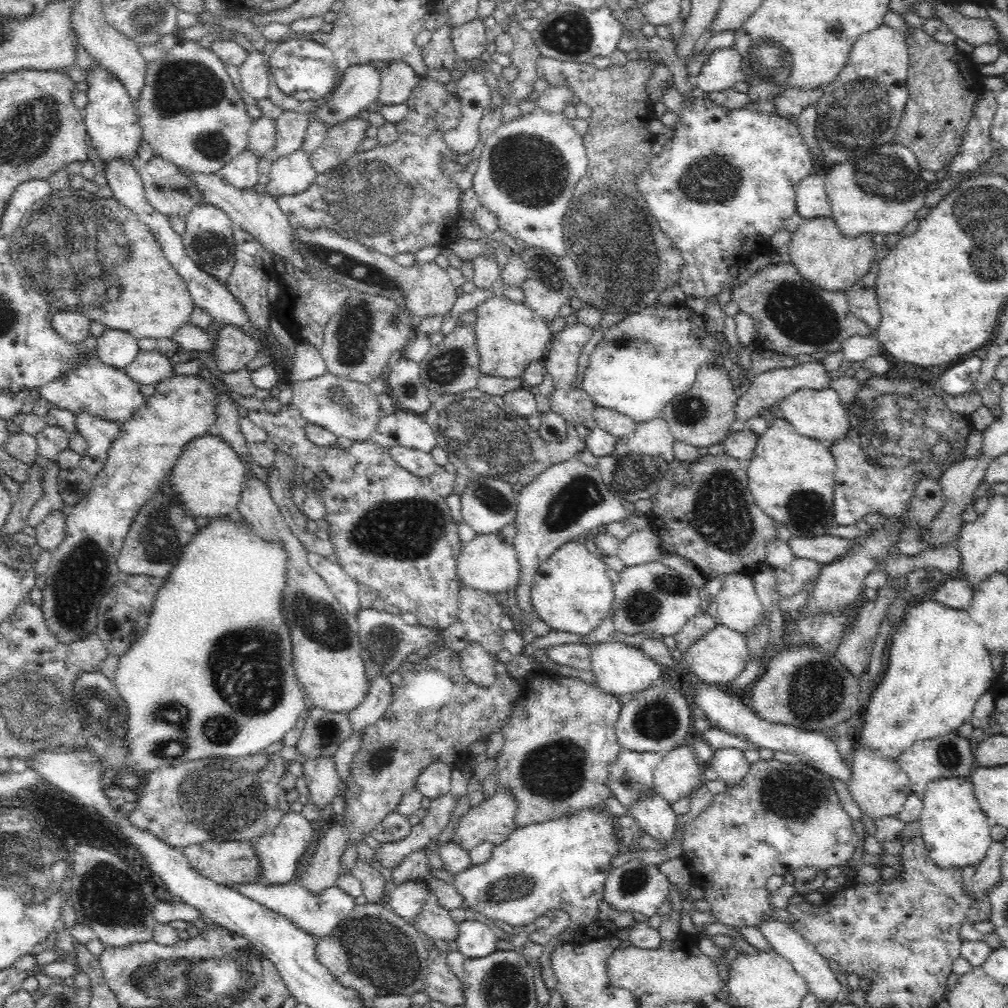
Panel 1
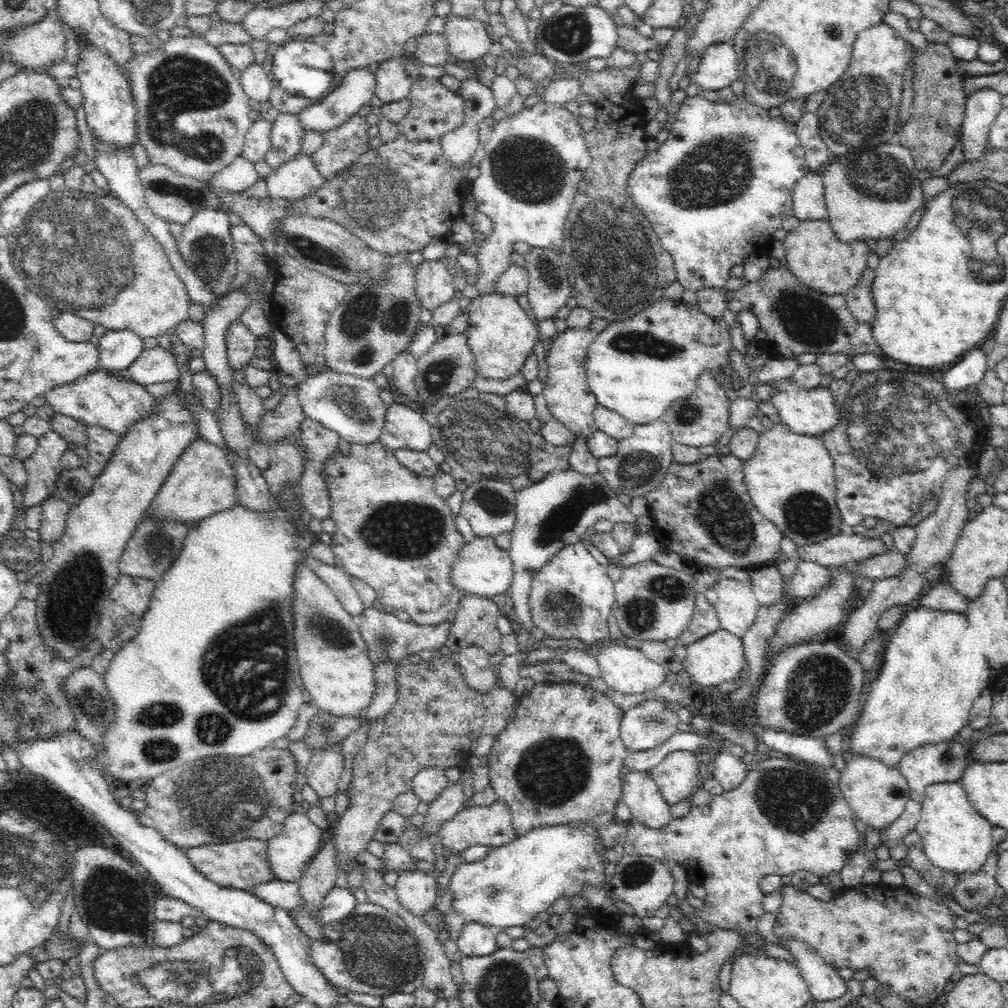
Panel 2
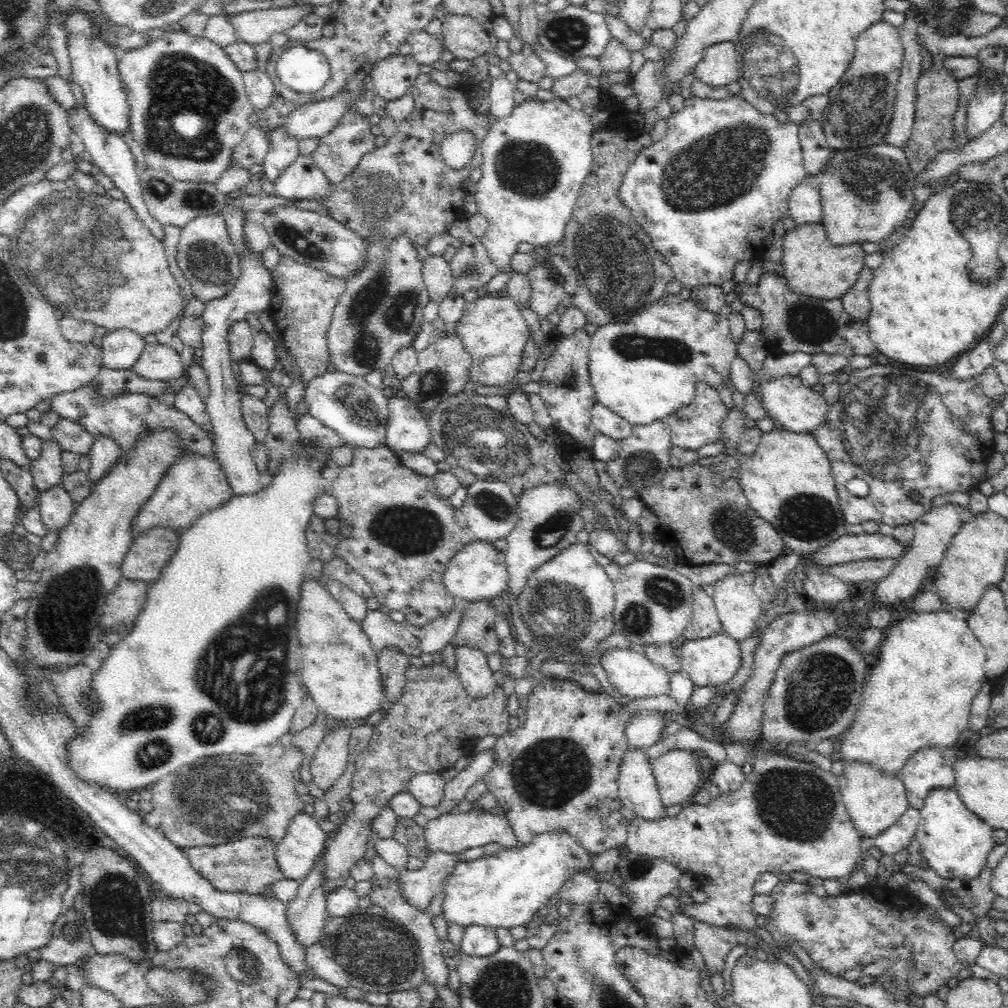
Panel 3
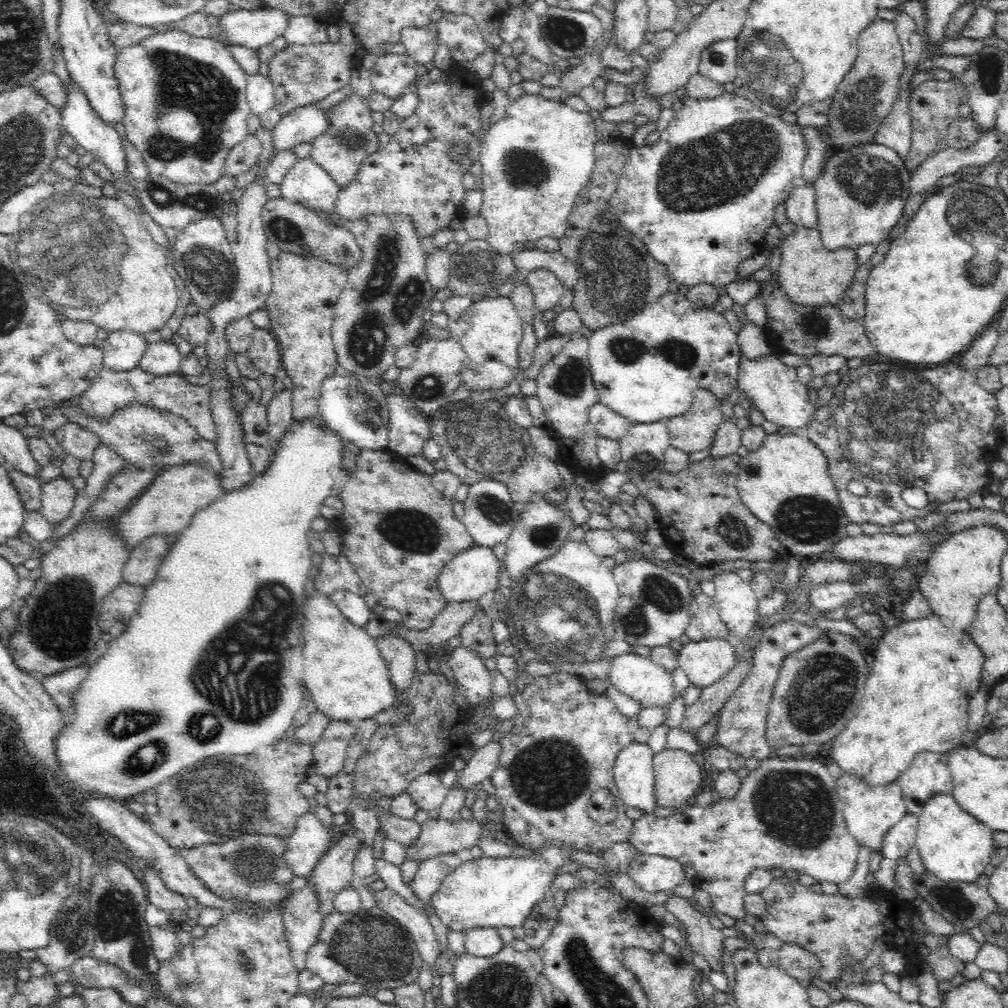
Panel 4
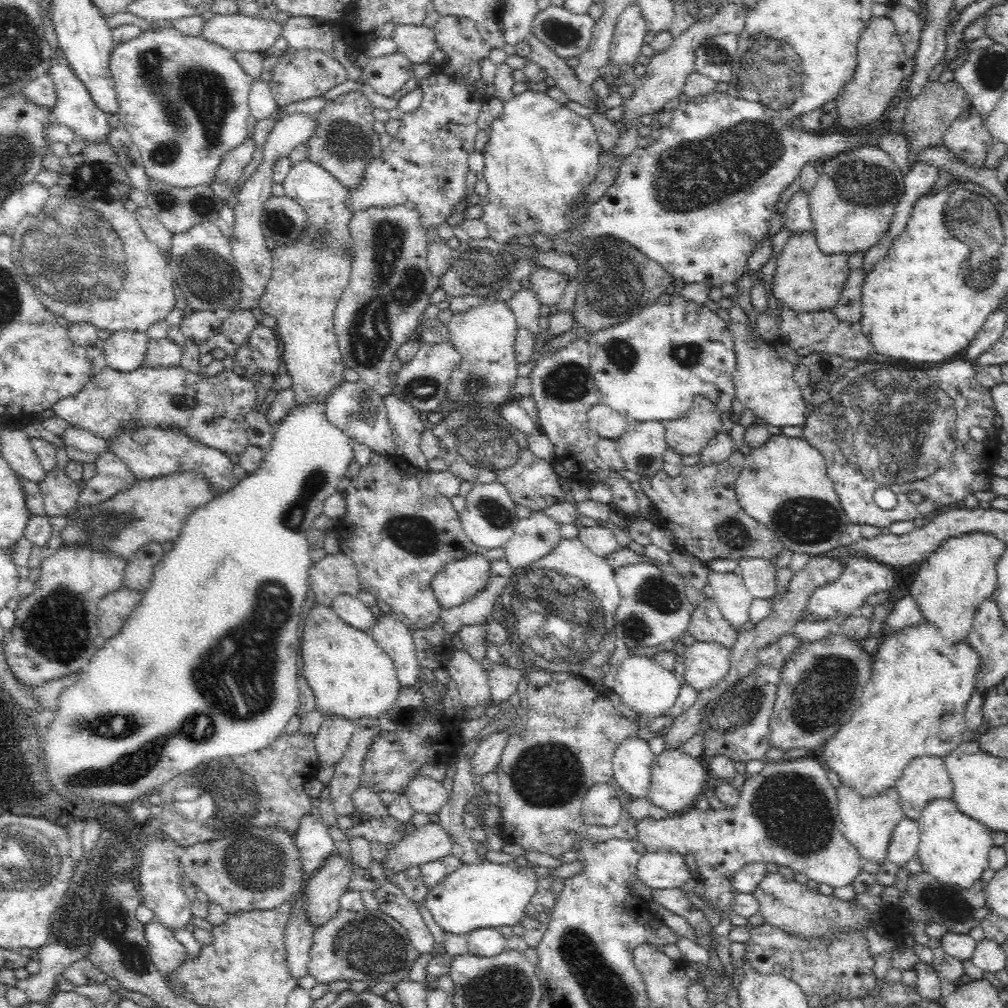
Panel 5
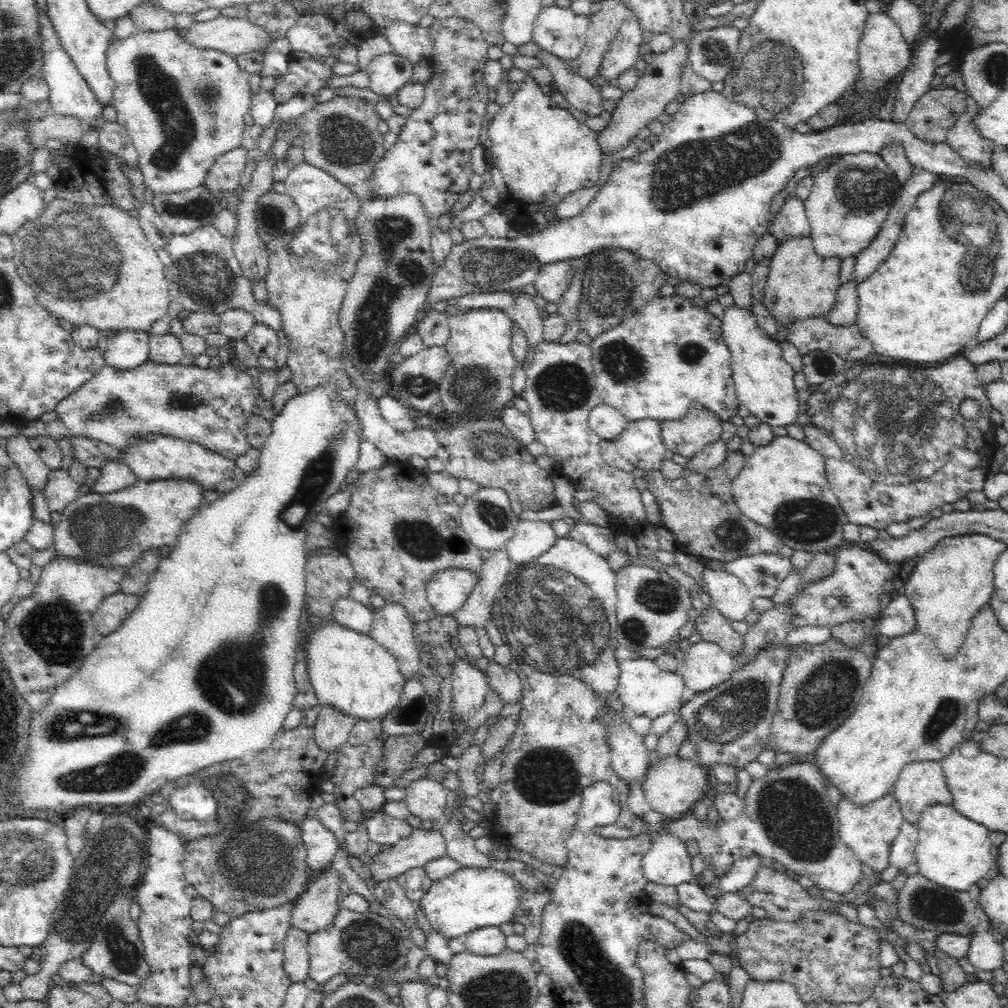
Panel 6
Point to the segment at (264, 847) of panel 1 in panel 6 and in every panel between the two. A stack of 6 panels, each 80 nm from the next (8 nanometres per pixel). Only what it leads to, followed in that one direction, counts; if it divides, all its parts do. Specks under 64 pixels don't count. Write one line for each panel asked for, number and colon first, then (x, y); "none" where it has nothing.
2: (290, 853)
3: (297, 854)
4: (311, 840)
5: (313, 839)
6: (321, 844)

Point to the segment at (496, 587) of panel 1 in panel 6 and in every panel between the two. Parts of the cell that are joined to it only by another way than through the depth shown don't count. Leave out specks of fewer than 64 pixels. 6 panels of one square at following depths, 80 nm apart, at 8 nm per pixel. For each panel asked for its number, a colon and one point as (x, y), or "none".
2: (481, 568)
3: (478, 571)
4: (473, 572)
5: (457, 582)
6: (447, 591)

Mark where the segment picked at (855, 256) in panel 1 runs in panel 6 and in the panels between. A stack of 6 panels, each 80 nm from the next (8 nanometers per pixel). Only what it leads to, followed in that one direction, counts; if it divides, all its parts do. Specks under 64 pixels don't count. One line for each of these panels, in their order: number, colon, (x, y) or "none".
2: (815, 256)
3: (814, 267)
4: (812, 276)
5: (806, 279)
6: (802, 285)

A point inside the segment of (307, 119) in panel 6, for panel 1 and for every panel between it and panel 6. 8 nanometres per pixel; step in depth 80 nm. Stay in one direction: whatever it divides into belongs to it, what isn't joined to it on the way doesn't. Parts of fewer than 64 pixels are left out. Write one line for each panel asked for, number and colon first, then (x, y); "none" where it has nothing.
1: (342, 141)
2: (341, 146)
3: (339, 151)
4: (347, 141)
5: (344, 141)

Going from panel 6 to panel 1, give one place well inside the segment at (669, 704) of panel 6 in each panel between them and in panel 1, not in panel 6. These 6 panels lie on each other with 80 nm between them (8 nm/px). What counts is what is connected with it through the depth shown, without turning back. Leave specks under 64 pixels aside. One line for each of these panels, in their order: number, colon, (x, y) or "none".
1: (620, 669)
2: (627, 670)
3: (634, 675)
4: (638, 677)
5: (647, 689)

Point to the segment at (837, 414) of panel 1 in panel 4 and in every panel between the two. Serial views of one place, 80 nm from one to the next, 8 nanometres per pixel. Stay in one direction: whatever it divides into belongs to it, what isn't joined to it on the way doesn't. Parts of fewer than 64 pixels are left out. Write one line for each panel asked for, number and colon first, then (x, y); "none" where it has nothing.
2: (812, 412)
3: (798, 409)
4: (771, 387)

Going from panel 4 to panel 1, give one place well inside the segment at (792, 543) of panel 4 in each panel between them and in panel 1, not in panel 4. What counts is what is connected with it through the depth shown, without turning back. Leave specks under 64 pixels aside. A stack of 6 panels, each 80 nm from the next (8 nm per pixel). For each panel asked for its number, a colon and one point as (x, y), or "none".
1: (792, 477)
2: (790, 480)
3: (787, 480)

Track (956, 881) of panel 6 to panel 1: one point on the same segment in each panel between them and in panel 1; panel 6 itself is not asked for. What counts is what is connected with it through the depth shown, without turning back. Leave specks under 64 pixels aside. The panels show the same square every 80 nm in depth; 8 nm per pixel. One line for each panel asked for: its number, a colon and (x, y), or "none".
1: (957, 834)
2: (955, 837)
3: (955, 843)
4: (955, 847)
5: (954, 849)

